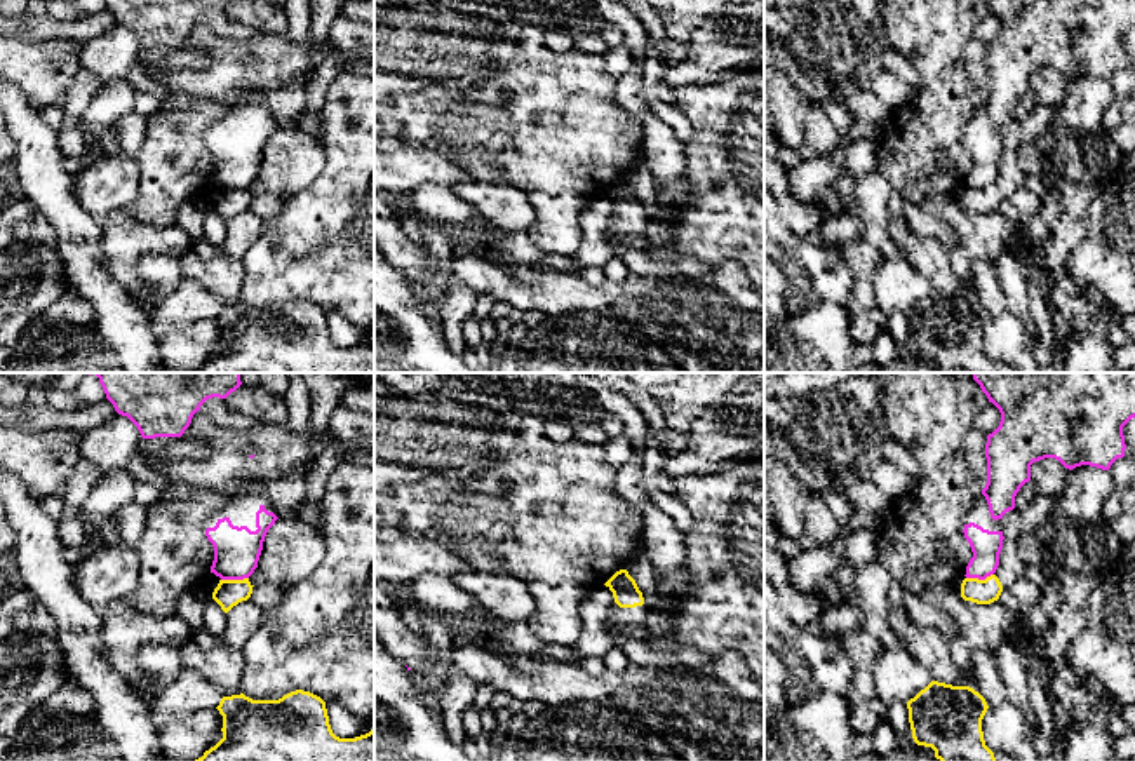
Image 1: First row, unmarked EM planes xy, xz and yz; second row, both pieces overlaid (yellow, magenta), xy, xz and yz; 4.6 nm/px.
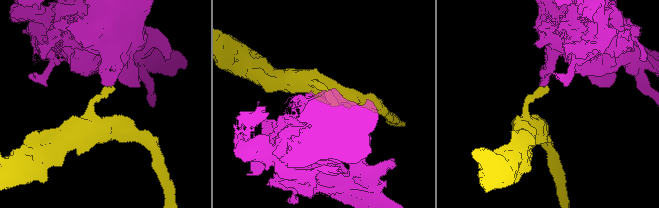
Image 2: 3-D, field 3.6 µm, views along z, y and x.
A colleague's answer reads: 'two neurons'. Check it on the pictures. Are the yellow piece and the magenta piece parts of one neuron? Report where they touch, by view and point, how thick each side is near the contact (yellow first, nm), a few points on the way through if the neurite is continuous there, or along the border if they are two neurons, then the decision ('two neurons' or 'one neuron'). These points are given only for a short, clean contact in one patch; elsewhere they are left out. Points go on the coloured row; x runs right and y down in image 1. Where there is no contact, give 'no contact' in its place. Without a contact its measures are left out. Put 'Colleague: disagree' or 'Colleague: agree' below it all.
contact xy (234, 580); calibres 130 and 220 nm; border xy (248, 577), (221, 580); two neurons
Colleague: agree

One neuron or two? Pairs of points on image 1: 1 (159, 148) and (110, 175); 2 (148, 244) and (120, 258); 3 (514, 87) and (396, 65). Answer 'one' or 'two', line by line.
1: two
2: one
3: two

